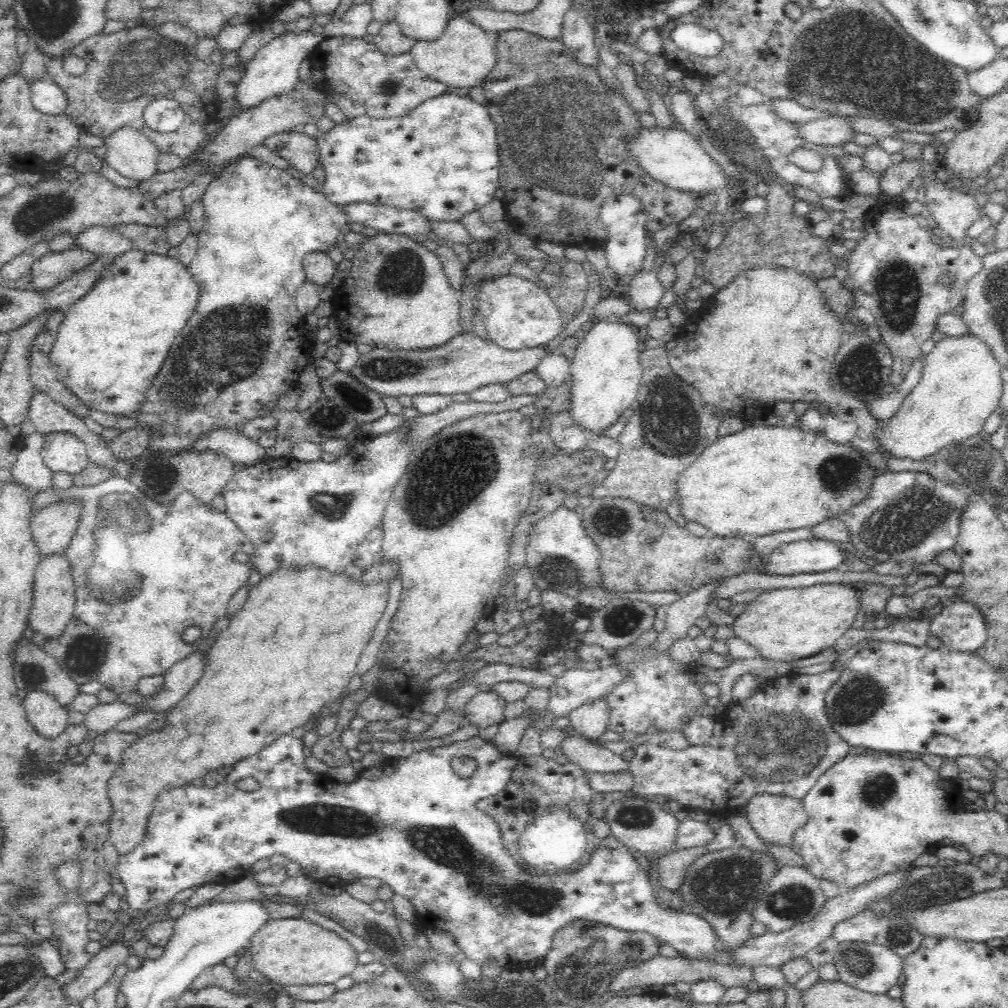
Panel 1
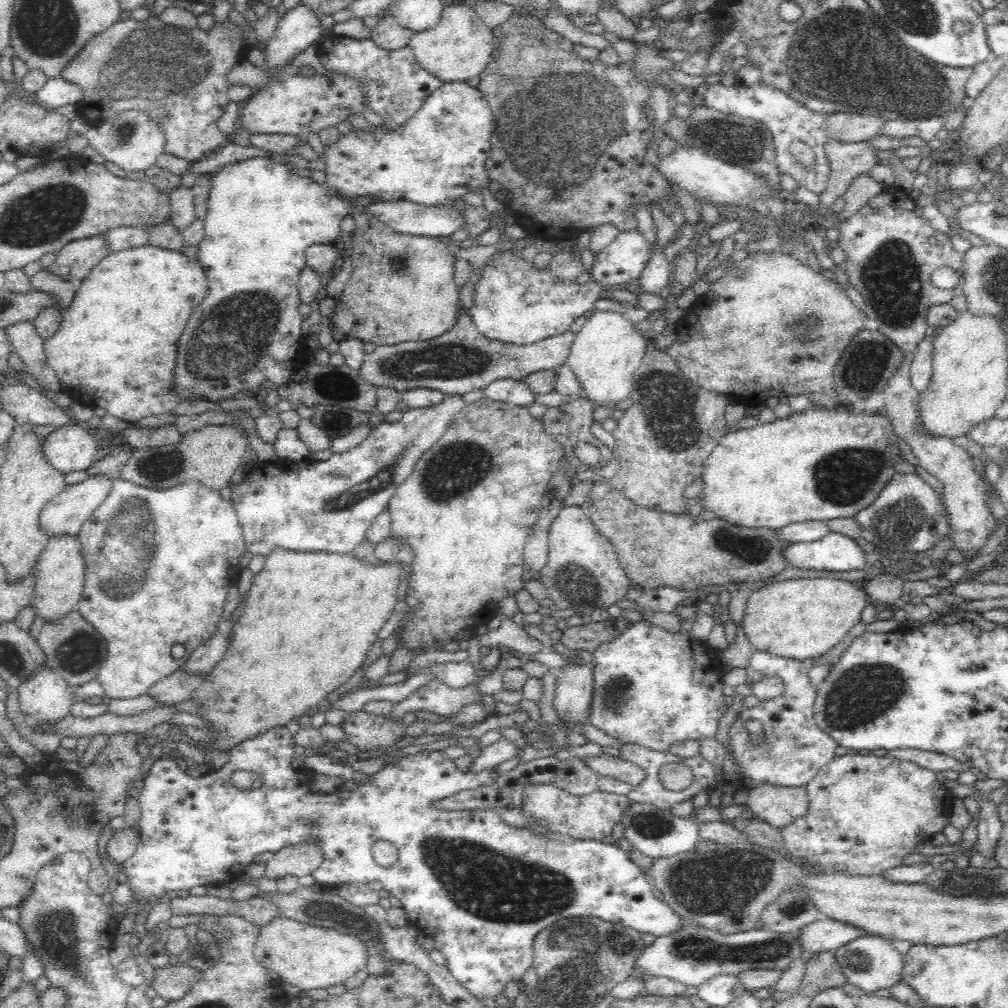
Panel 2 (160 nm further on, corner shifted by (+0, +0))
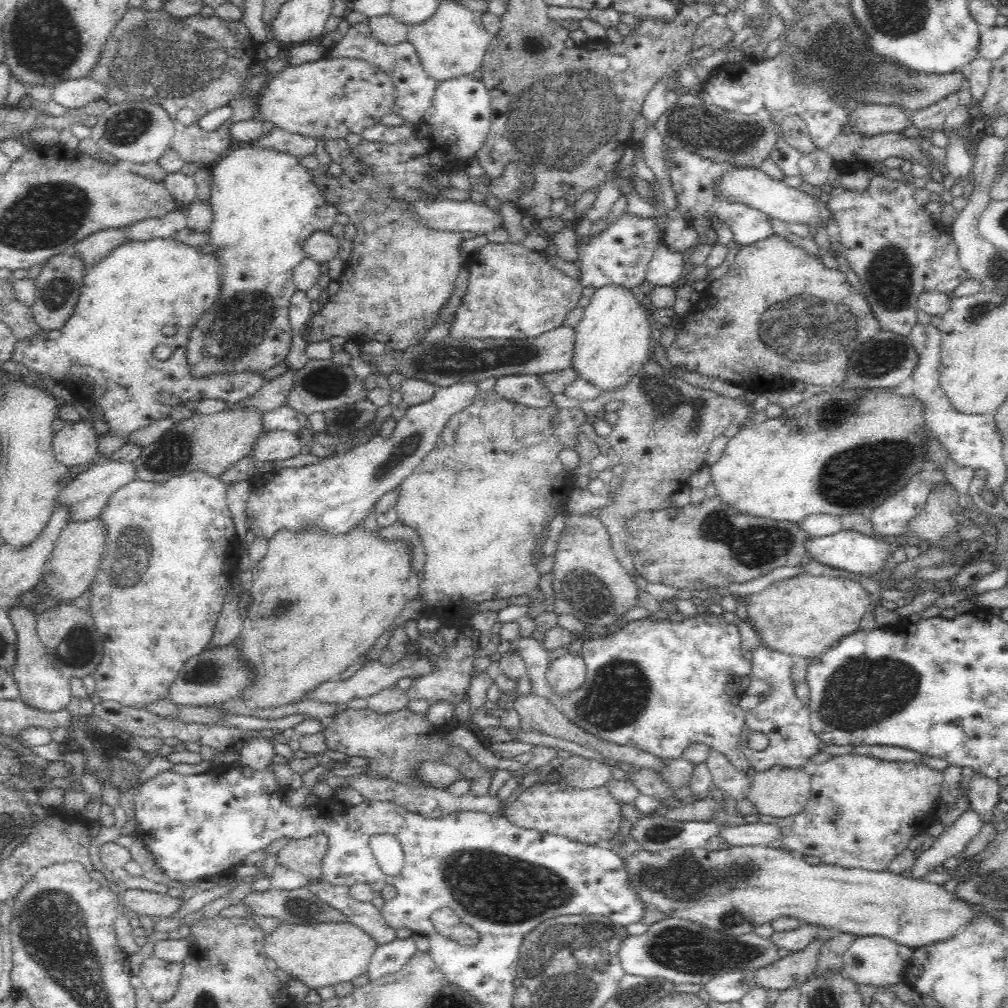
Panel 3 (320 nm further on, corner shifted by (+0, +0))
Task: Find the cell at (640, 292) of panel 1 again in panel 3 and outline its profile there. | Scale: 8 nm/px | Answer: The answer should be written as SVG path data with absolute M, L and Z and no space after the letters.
M664 243L660 244L648 263L645 279L657 287L673 285L683 277L685 264L682 252L672 252Z

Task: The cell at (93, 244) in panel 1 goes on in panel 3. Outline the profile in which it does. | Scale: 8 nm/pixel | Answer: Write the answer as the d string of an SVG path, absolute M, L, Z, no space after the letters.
M179 207L169 214L158 218L139 220L125 227L127 240L150 240L150 238L171 237L174 233L188 226L187 209Z

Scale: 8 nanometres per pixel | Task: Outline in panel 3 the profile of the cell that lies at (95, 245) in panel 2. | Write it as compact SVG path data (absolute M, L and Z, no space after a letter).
M108 228L89 234L79 240L73 247L75 253L82 258L86 268L98 264L101 258L108 256L111 250L127 240L127 232L122 228Z

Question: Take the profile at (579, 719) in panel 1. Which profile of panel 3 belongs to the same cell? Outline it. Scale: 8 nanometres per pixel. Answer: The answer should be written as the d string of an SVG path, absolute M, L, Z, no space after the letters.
M569 652L549 662L546 678L554 692L562 695L580 688L586 674L587 669L581 654Z

